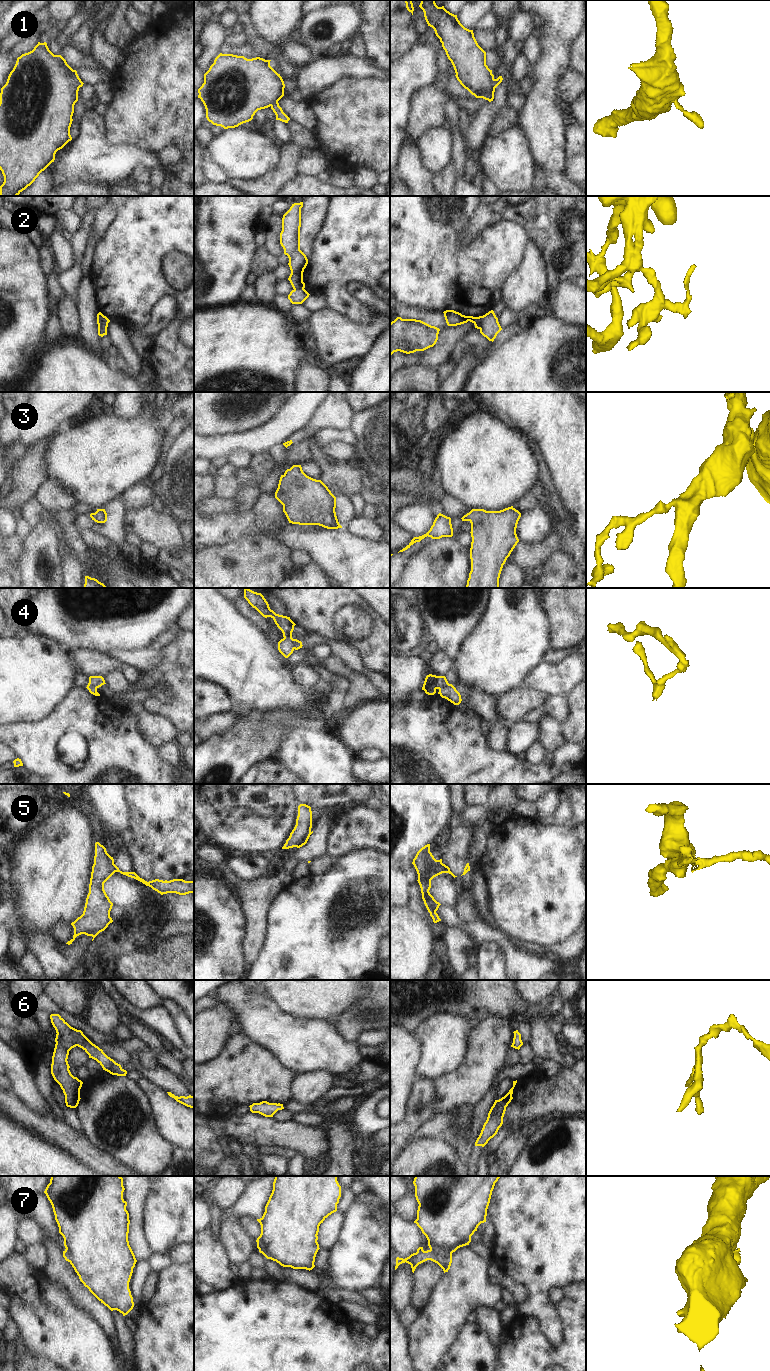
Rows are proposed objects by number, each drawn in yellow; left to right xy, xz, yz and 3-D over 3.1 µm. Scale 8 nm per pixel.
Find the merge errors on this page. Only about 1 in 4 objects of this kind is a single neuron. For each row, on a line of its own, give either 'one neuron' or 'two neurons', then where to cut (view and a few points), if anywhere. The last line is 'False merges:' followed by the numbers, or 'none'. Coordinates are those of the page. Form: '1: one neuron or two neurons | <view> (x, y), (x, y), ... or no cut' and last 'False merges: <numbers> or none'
1: one neuron | no cut
2: two neurons | yz (482, 316), (482, 325), (479, 328)
3: one neuron | no cut
4: two neurons | xz (284, 637), (292, 639), (292, 646), (294, 648)
5: two neurons | yz (441, 863), (441, 868), (445, 872)
6: one neuron | no cut
7: two neurons | yz (417, 1251), (429, 1259)
False merges: 2, 4, 5, 7

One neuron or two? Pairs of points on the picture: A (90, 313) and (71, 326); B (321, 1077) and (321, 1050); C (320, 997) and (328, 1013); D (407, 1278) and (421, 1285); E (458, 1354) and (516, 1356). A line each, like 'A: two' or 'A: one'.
A: two
B: two
C: one
D: two
E: two

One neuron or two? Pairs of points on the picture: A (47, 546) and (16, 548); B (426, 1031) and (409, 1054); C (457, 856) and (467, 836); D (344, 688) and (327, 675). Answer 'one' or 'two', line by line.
A: two
B: two
C: one
D: one

